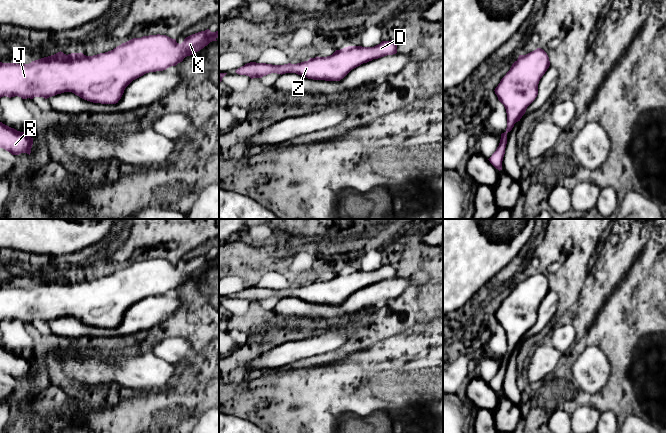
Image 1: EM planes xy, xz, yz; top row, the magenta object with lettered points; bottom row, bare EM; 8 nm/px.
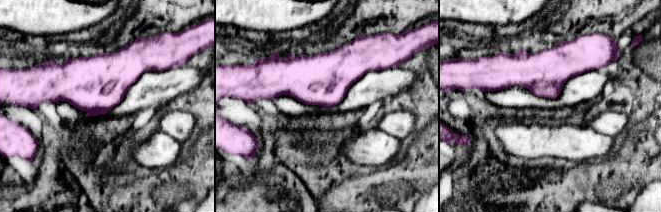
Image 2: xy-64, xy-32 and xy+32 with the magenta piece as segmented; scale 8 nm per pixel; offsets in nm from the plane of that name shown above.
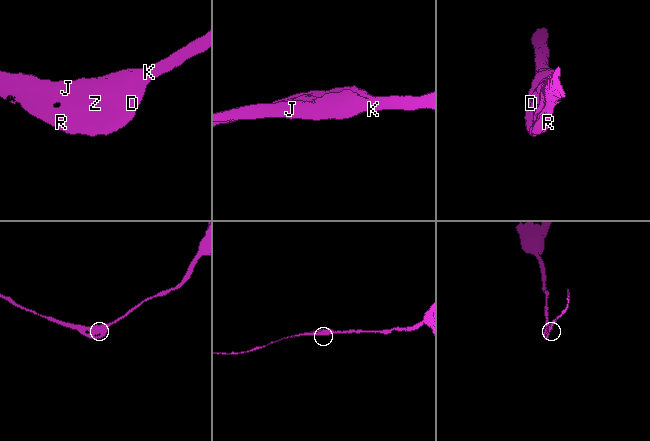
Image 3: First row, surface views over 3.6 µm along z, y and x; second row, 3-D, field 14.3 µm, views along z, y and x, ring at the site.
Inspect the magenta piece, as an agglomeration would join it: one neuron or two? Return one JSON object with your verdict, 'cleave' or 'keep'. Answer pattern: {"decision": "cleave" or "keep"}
{"decision": "keep"}

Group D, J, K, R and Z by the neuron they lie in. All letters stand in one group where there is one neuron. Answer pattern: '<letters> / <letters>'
D J K R Z

